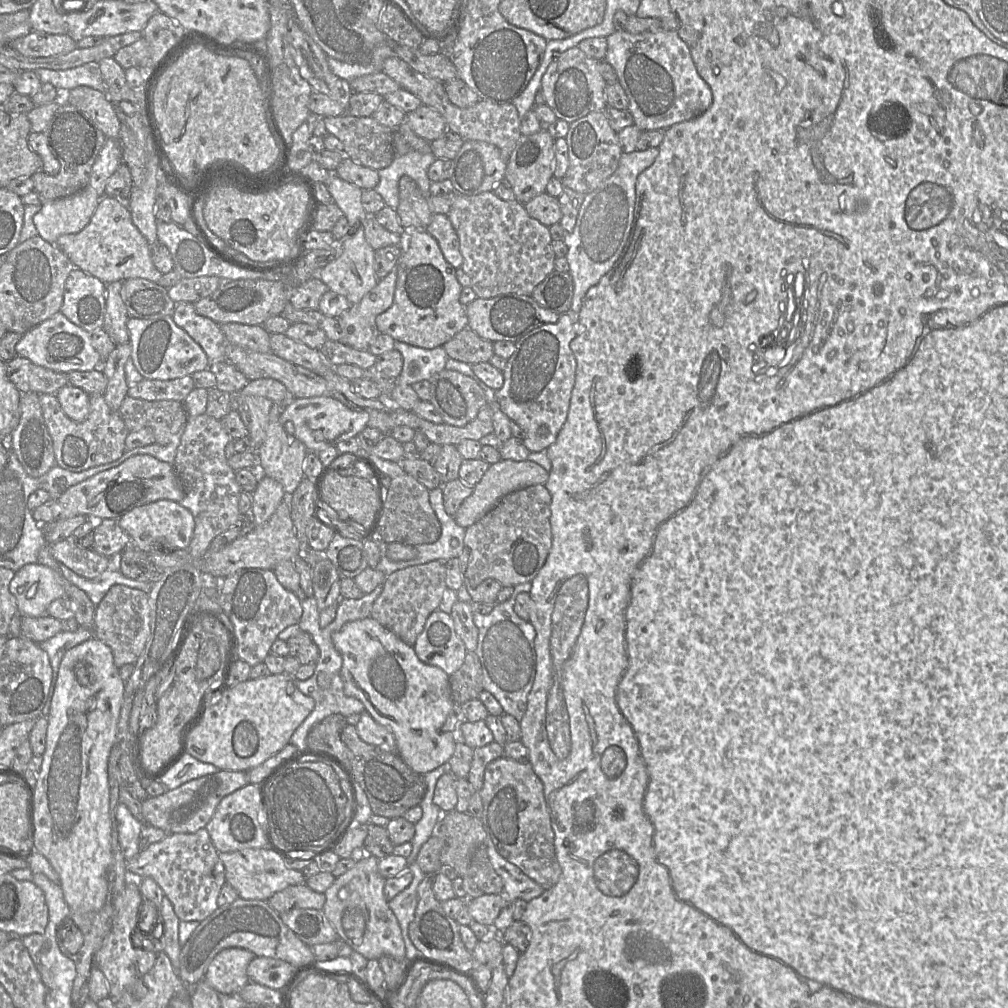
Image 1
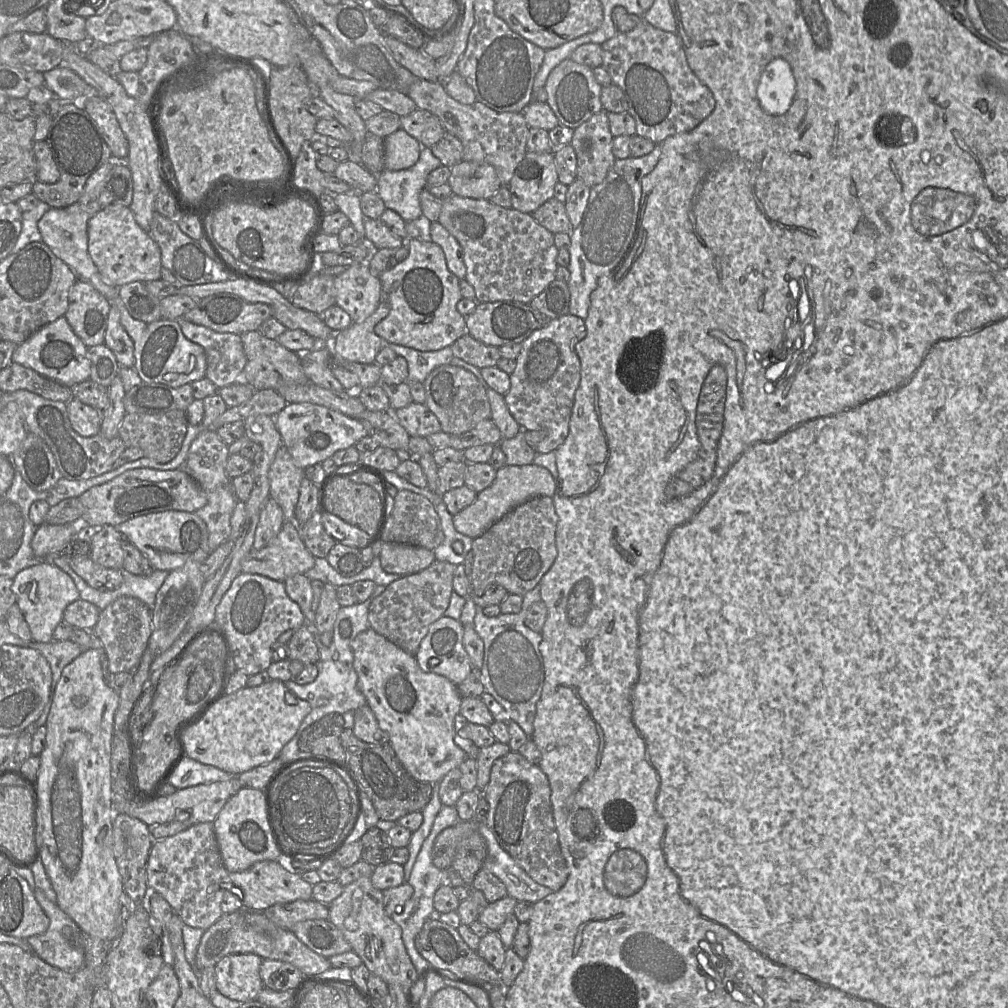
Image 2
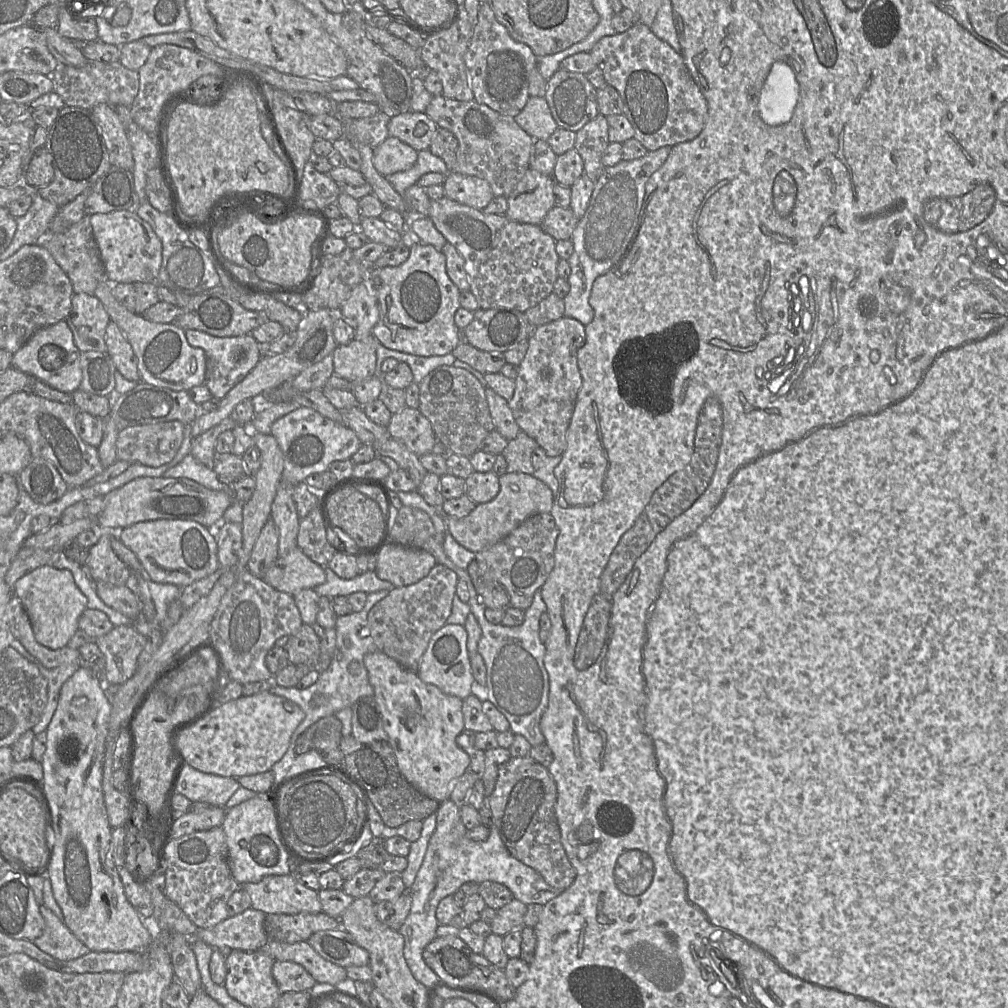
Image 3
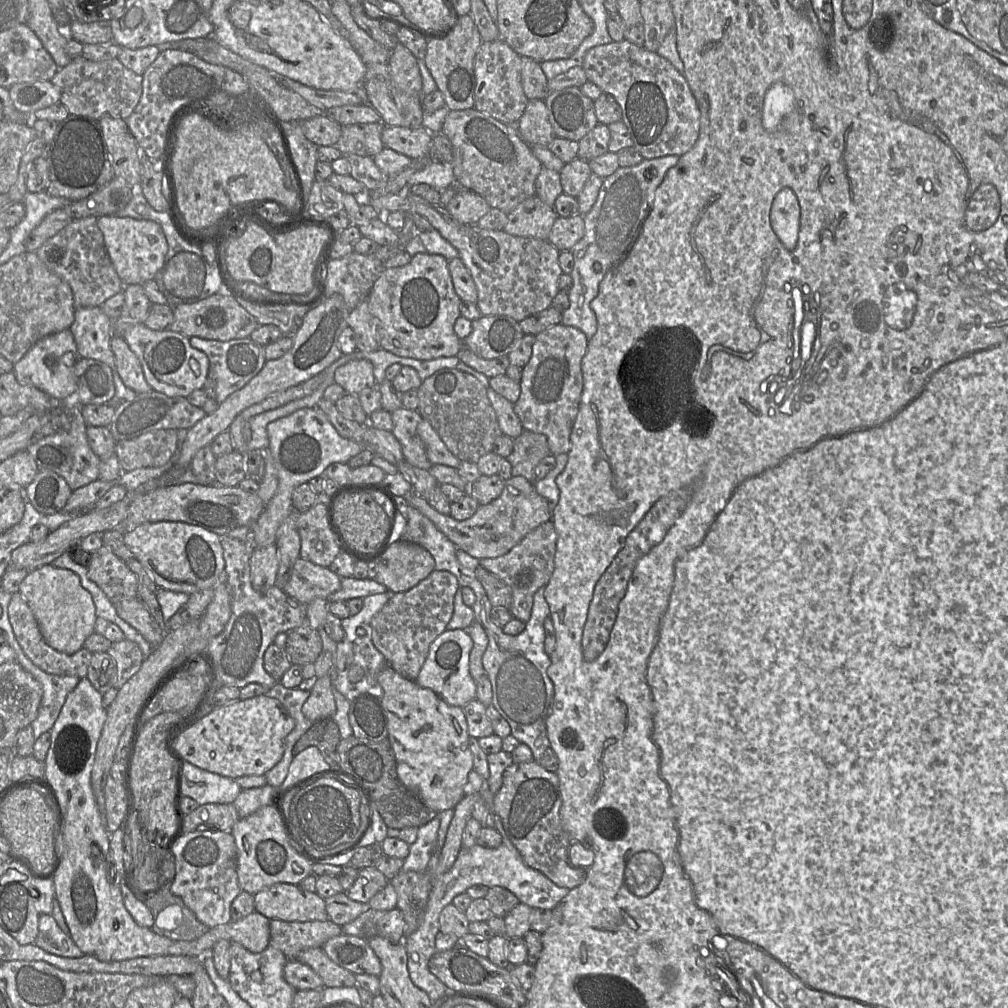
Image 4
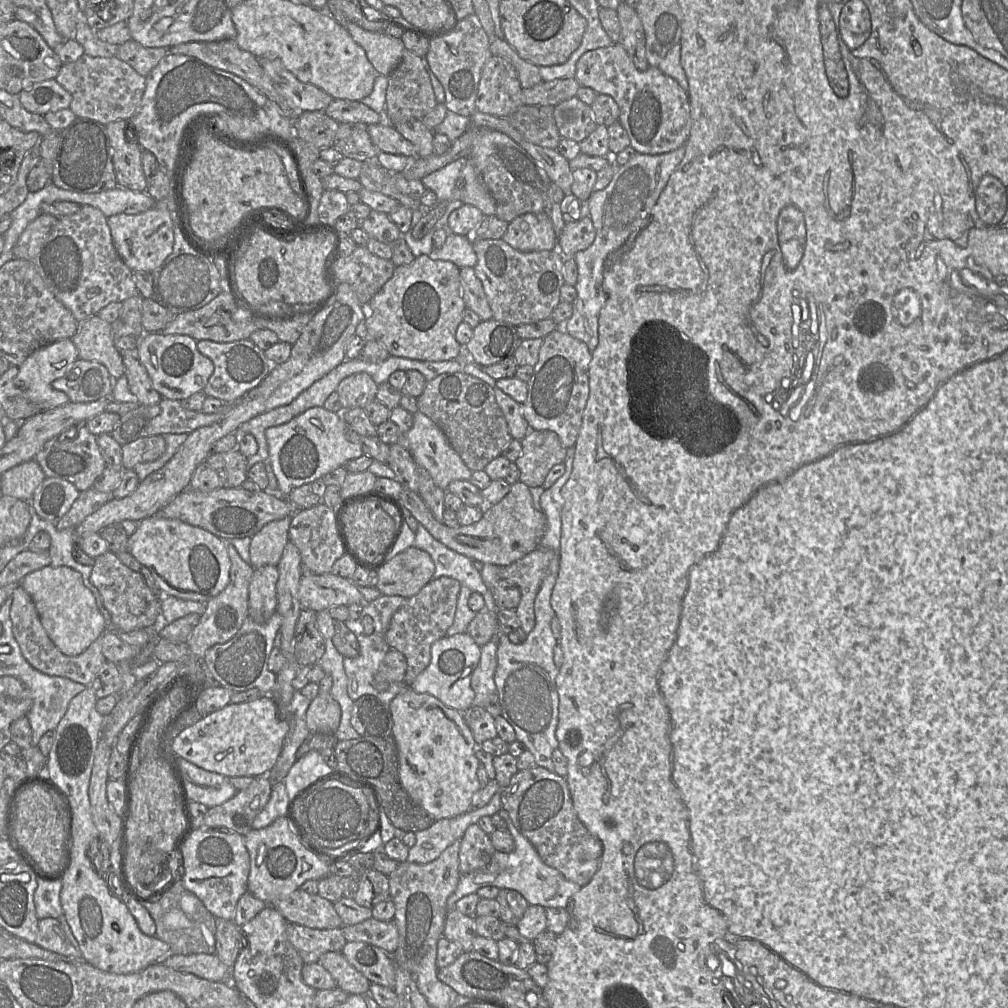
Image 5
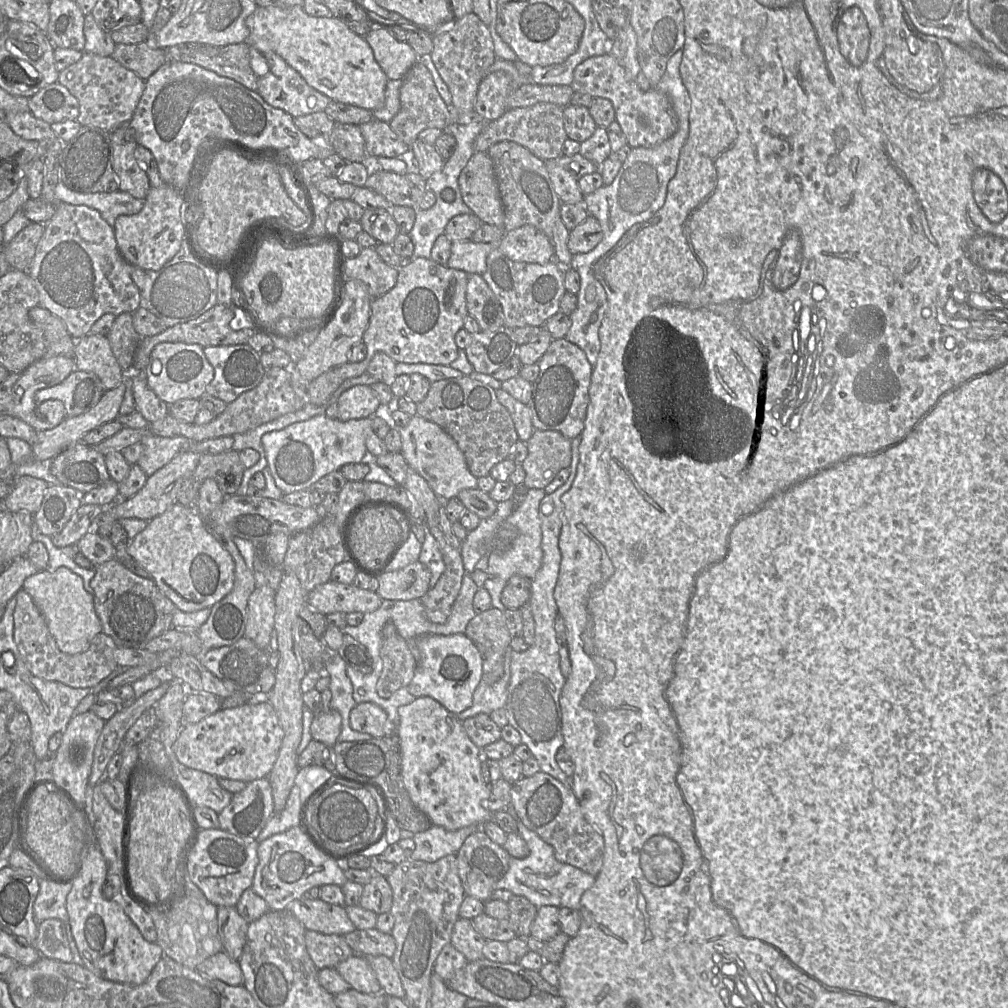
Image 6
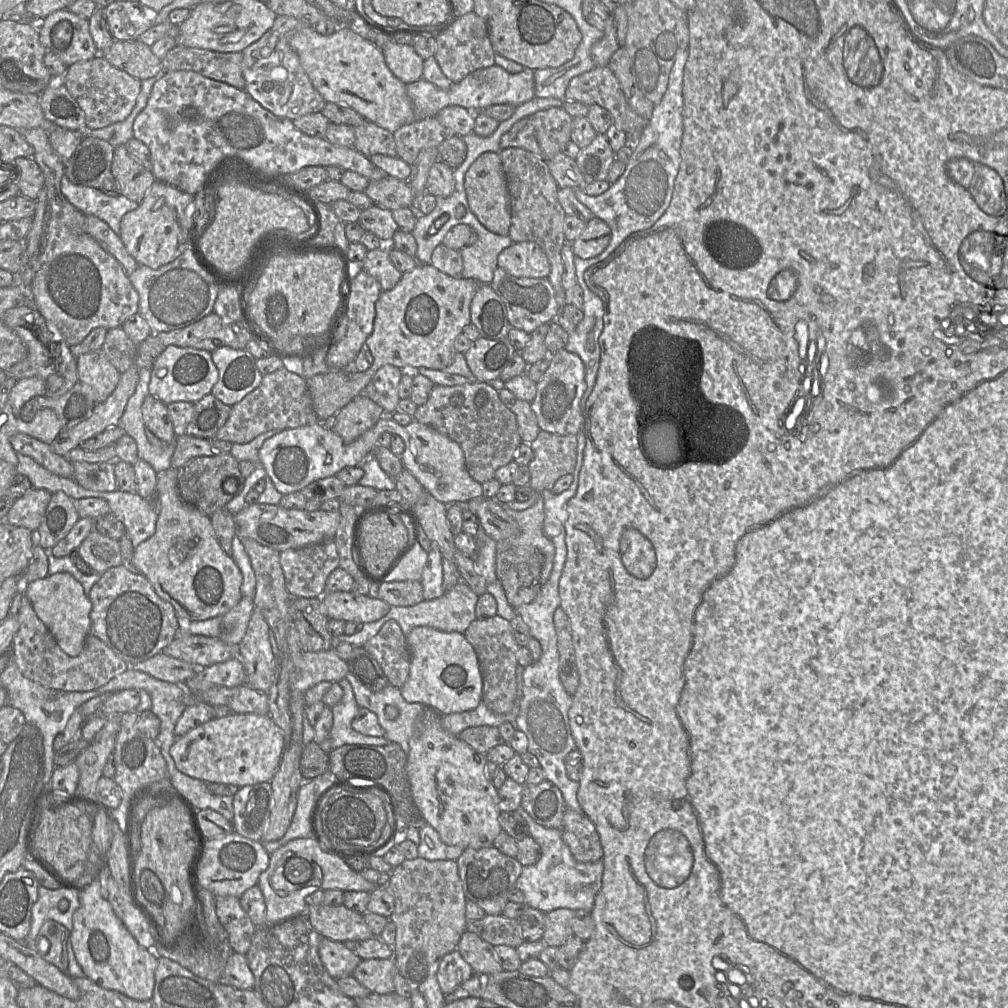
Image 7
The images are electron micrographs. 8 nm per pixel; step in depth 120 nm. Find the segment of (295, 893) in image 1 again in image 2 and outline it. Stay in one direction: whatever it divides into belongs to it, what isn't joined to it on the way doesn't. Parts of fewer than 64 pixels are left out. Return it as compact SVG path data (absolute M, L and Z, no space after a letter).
M314 899L274 904L265 909L263 913L275 925L290 931L301 921L329 919L328 906Z

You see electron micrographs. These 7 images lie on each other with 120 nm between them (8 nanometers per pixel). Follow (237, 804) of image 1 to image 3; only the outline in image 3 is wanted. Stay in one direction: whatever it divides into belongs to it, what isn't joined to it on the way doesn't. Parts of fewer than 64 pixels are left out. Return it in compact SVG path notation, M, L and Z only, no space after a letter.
M257 795L230 809L226 809L225 819L221 827L226 837L230 872L239 884L258 882L270 875L297 874L301 862L293 858L282 845L272 805L263 795Z

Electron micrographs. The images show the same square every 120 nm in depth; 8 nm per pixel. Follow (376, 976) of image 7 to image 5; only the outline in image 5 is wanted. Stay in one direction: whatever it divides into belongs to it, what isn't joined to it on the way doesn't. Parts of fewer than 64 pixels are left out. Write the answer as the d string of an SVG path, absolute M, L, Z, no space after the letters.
M327 952L318 962L334 978L337 988L350 994L367 995L371 982L356 970L341 952Z

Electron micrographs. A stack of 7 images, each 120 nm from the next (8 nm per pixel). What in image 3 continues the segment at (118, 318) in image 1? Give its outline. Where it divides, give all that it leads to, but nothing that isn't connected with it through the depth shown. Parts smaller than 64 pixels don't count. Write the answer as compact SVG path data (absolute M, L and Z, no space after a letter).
M110 321L106 329L107 354L112 359L118 372L130 381L141 382L137 367L137 357L133 348L118 326Z

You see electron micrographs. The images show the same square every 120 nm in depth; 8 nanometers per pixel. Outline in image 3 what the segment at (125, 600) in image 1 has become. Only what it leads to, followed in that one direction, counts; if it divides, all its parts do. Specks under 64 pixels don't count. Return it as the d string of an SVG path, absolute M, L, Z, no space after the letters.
M132 624L121 625L96 638L95 643L106 658L108 682L121 685L136 672L138 656L146 644L146 637Z

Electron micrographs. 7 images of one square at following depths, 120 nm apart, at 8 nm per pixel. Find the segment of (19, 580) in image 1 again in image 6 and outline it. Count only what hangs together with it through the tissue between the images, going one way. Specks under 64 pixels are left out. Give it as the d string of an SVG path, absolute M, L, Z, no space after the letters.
M69 568L38 571L25 579L22 589L33 599L62 652L70 655L85 652L93 638L102 631L102 624L94 607L94 597L85 590L83 579Z

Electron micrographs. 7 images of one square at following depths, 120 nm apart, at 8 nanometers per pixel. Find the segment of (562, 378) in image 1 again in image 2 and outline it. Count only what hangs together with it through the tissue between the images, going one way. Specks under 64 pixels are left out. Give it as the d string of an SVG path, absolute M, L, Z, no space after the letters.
M566 314L548 321L521 343L515 369L510 375L510 389L504 395L504 400L520 425L520 430L547 430L547 435L538 443L536 452L555 451L568 436L575 392L580 382L580 360L576 345L586 334L584 320Z

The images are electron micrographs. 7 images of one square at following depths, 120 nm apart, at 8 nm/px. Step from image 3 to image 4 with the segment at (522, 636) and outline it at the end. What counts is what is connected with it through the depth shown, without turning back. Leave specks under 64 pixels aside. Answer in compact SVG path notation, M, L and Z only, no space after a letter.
M411 505L408 506L407 523L422 528L424 536L419 545L433 556L435 570L452 573L457 578L460 588L470 587L474 591L476 601L472 609L475 621L483 627L488 637L482 664L492 686L491 705L508 722L511 735L520 743L526 744L532 751L533 760L538 762L550 747L546 722L552 709L554 691L548 676L551 660L544 648L544 621L550 617L549 606L544 596L545 587L540 587L534 594L531 616L525 623L525 629L515 636L505 634L502 628L496 626L491 620L492 605L474 571L465 568L458 561L456 546L426 516Z

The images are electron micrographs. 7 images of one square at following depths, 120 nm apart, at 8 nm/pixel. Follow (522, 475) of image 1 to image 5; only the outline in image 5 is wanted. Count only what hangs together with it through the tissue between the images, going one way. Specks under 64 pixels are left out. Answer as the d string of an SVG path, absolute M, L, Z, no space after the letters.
M521 481L512 484L500 502L487 505L478 522L467 526L449 527L437 521L420 495L408 488L403 488L396 498L434 538L471 560L485 564L508 566L516 562L540 546L546 531L545 514L535 509L529 487Z

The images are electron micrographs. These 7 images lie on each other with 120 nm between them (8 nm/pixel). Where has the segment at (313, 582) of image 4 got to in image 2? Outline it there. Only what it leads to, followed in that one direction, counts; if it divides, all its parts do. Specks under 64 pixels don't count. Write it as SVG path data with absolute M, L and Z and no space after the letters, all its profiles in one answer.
M285 521L277 536L262 549L252 549L242 560L242 573L259 574L273 580L284 582L296 574L305 574L313 568L315 557L306 548L300 528L294 521Z

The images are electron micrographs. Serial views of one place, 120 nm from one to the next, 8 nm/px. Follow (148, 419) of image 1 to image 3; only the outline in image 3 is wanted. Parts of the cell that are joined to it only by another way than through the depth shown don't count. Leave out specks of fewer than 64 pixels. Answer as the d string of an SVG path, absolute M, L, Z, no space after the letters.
M174 420L120 431L116 442L117 460L154 468L169 463L183 442L184 426Z

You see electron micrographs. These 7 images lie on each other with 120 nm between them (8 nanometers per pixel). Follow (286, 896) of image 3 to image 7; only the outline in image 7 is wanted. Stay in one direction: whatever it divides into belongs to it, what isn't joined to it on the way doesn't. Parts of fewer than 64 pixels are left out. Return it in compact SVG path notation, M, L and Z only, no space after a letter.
M341 904L308 906L304 913L314 929L322 936L334 941L368 940L374 936L365 922L363 914Z

